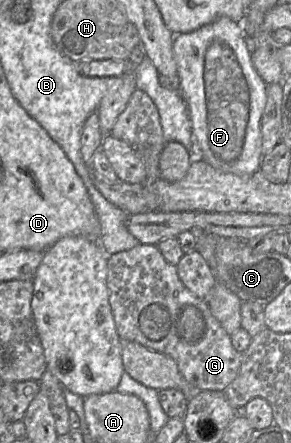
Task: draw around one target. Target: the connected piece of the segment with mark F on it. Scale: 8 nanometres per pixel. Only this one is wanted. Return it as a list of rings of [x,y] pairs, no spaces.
[[[219,17],[192,32],[175,34],[173,53],[177,65],[179,91],[191,119],[191,142],[194,144],[195,157],[225,173],[242,176],[259,170],[263,157],[261,118],[267,101],[267,84],[252,64],[242,24],[229,17]]]

